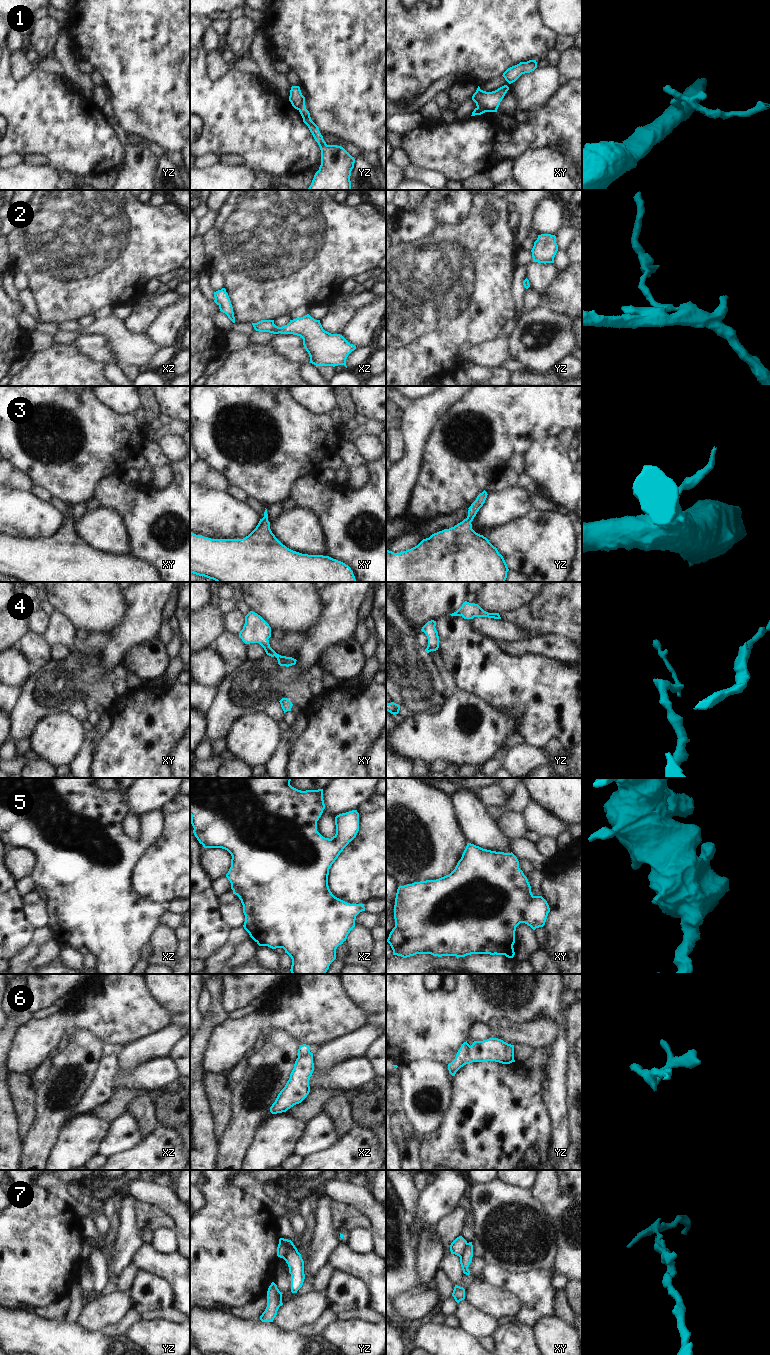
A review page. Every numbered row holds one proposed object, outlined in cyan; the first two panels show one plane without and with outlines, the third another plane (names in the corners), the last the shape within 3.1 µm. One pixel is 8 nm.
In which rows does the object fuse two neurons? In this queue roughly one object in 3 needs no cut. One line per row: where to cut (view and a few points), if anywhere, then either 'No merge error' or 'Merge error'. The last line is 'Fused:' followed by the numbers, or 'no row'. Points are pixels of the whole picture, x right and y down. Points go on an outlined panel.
1: Split along xy (477, 107), (487, 111). Merge error
2: No split. No merge error
3: No split. No merge error
4: No split. No merge error
5: No split. No merge error
6: Split along yz (469, 1046), (468, 1053), (472, 1061). Merge error
7: Split along yz (296, 1248), (283, 1243), (282, 1245), (285, 1249), (283, 1258). Merge error
Fused: 1, 6, 7

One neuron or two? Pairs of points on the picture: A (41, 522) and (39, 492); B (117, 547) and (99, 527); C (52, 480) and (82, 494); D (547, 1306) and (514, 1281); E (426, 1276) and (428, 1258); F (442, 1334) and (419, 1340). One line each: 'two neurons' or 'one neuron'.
A: two neurons
B: one neuron
C: one neuron
D: one neuron
E: one neuron
F: one neuron

